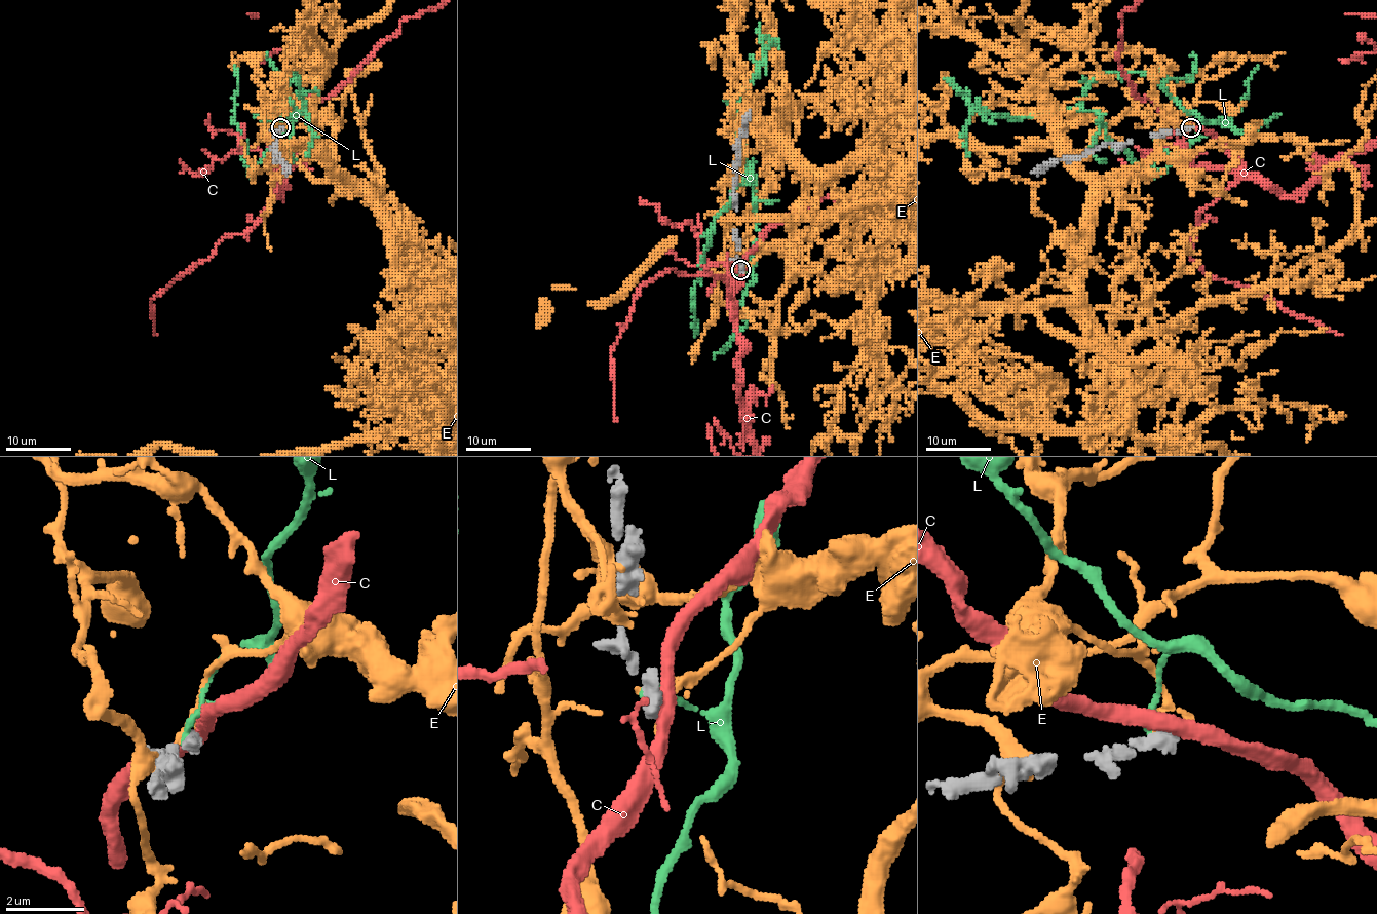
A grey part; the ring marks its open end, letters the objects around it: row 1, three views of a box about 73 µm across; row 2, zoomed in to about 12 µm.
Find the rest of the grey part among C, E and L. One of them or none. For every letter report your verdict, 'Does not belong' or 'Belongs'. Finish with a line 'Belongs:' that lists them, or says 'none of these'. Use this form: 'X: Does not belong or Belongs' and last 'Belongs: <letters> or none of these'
C: Does not belong
E: Does not belong
L: Does not belong
Belongs: none of these

